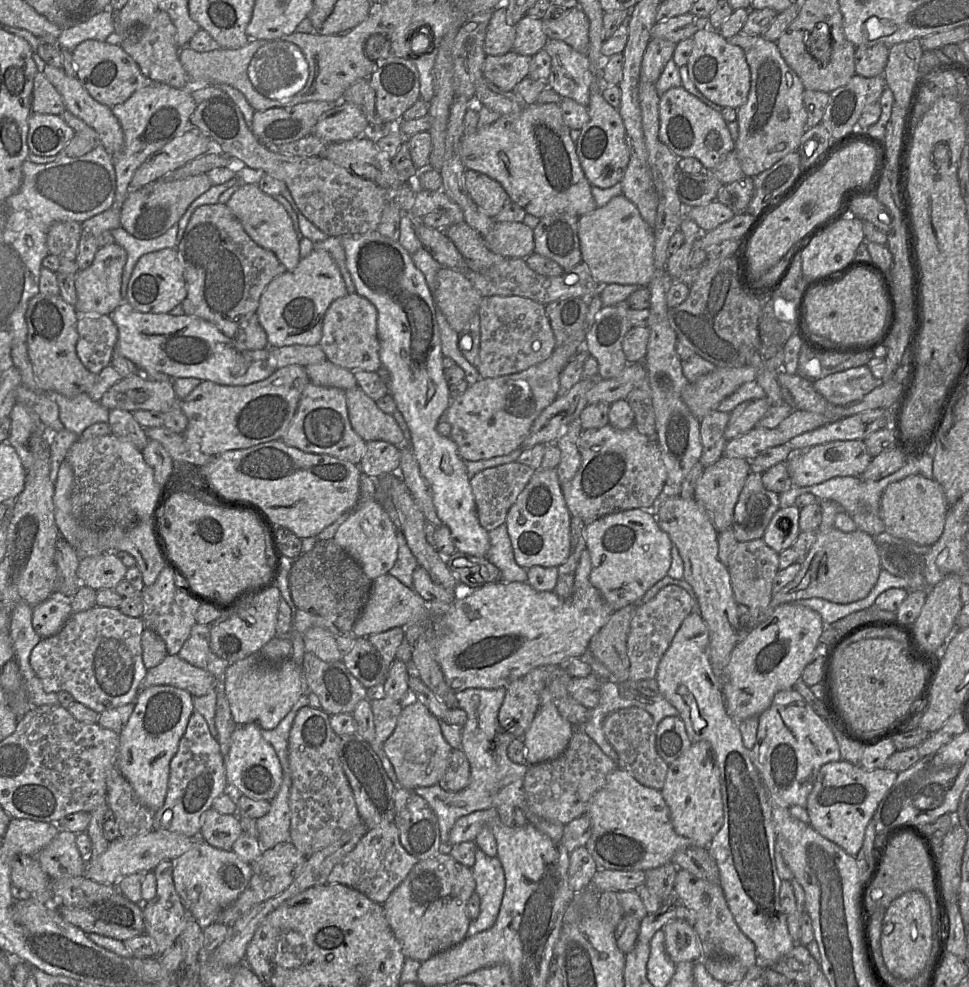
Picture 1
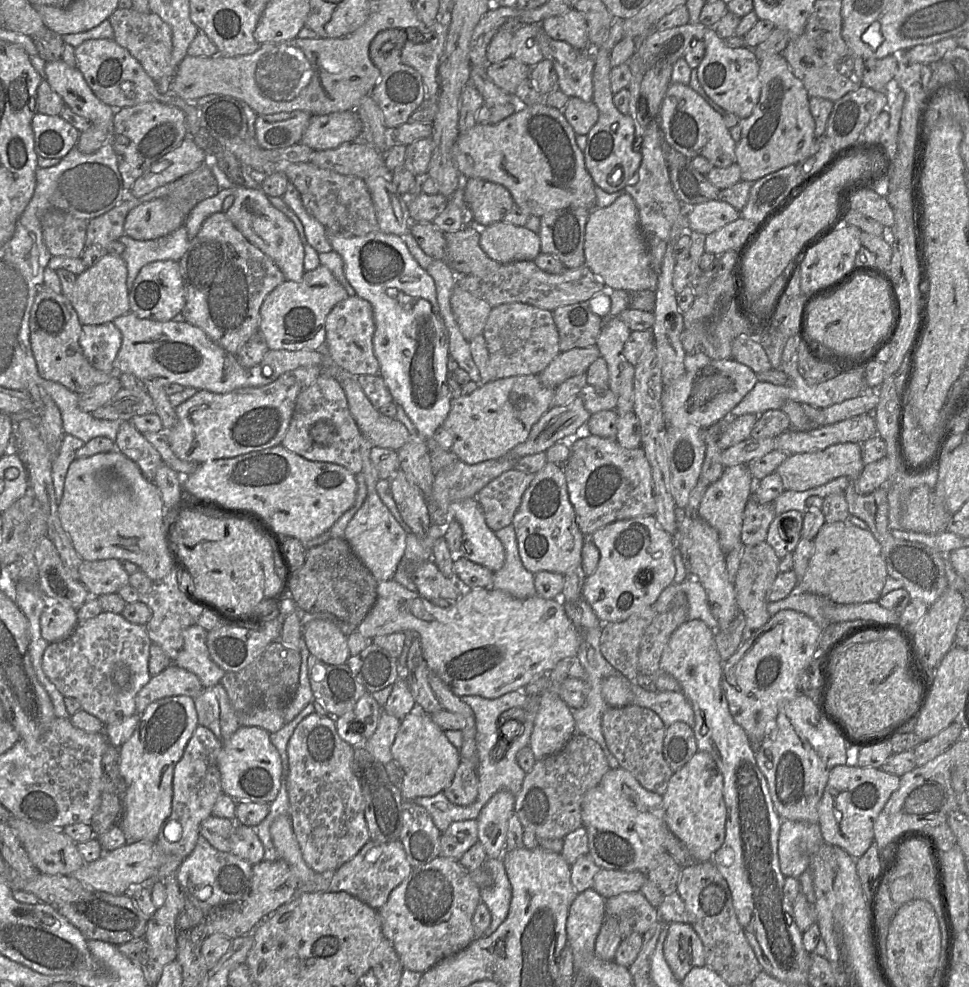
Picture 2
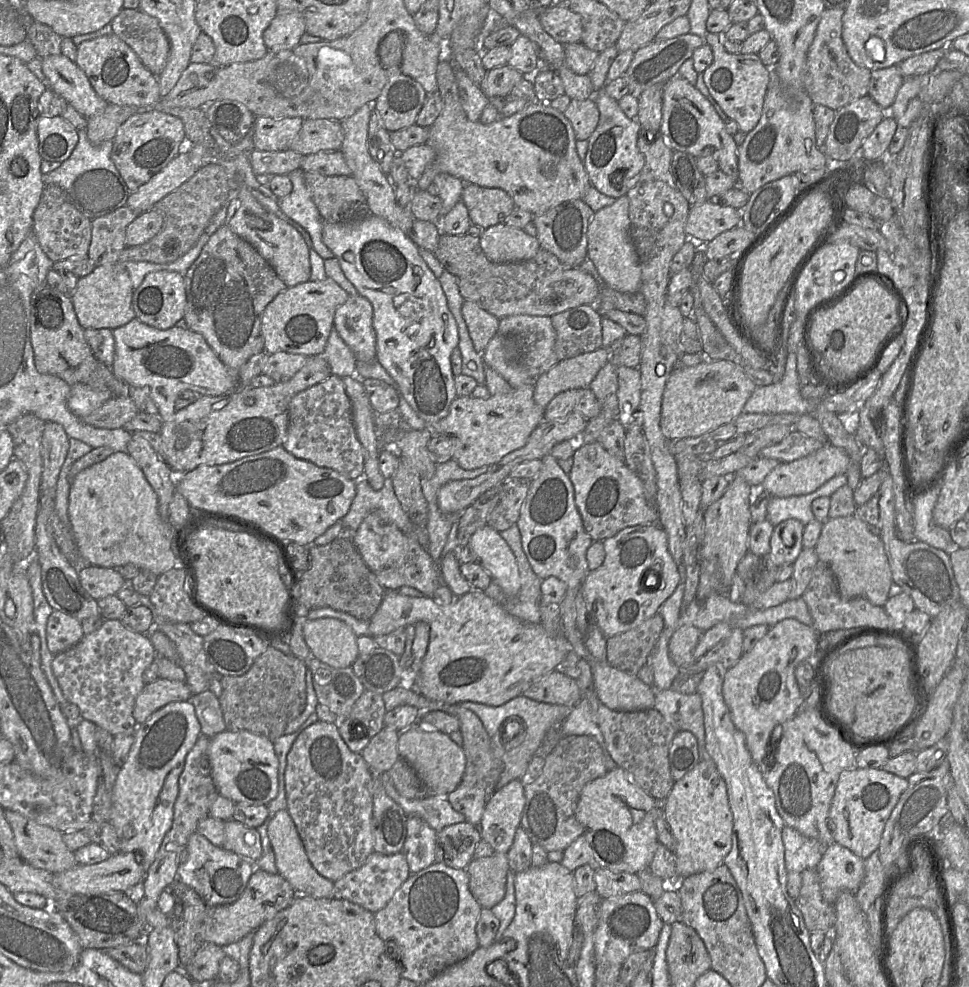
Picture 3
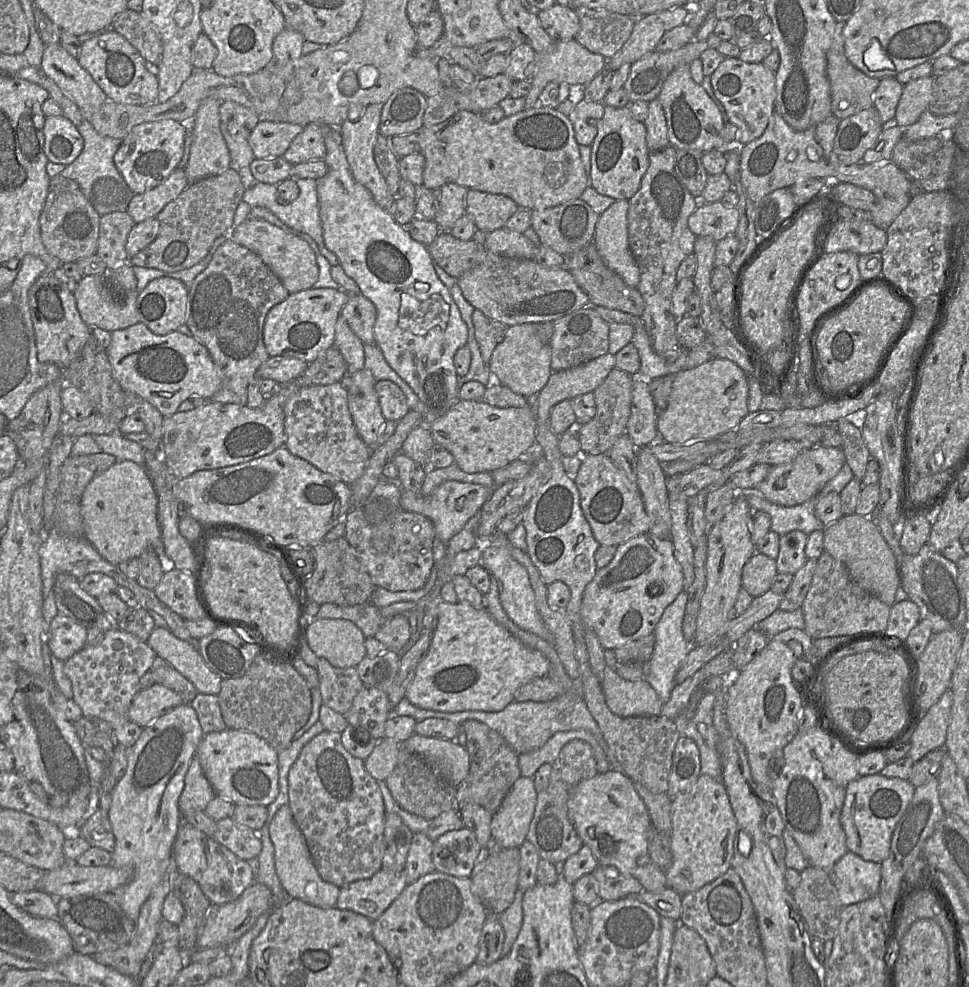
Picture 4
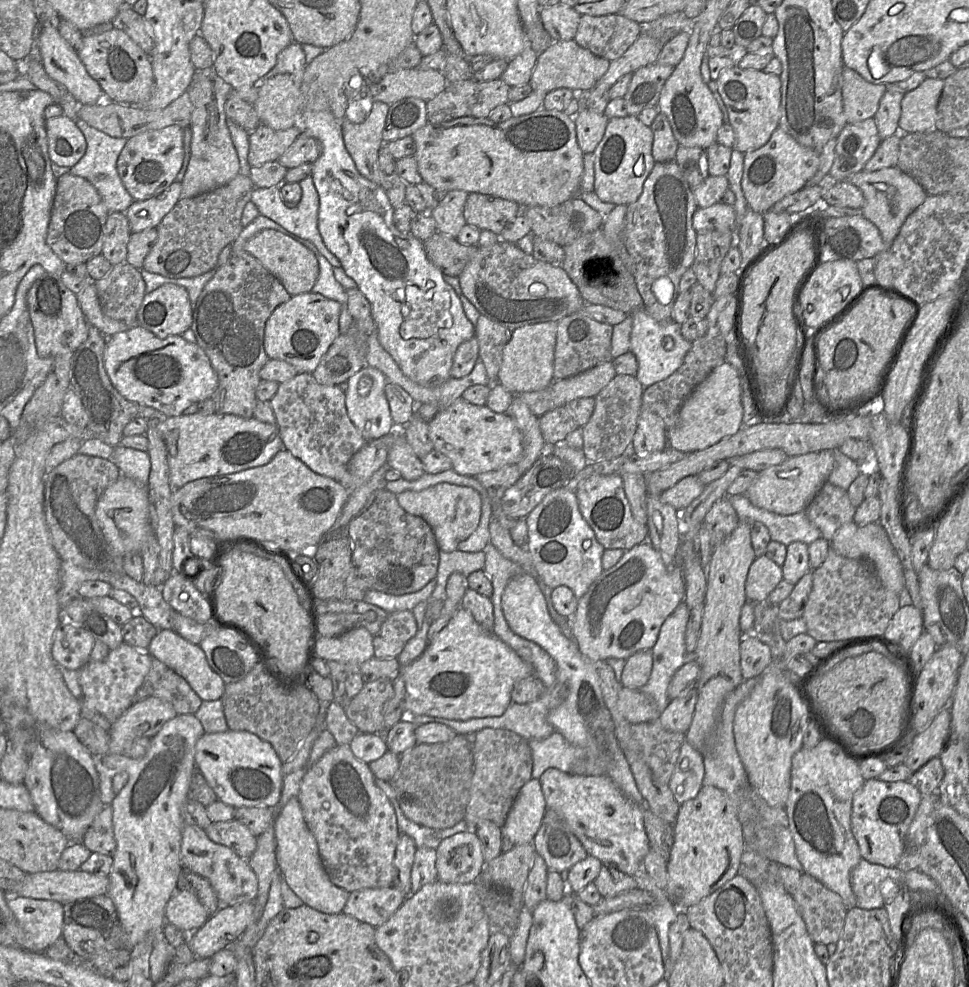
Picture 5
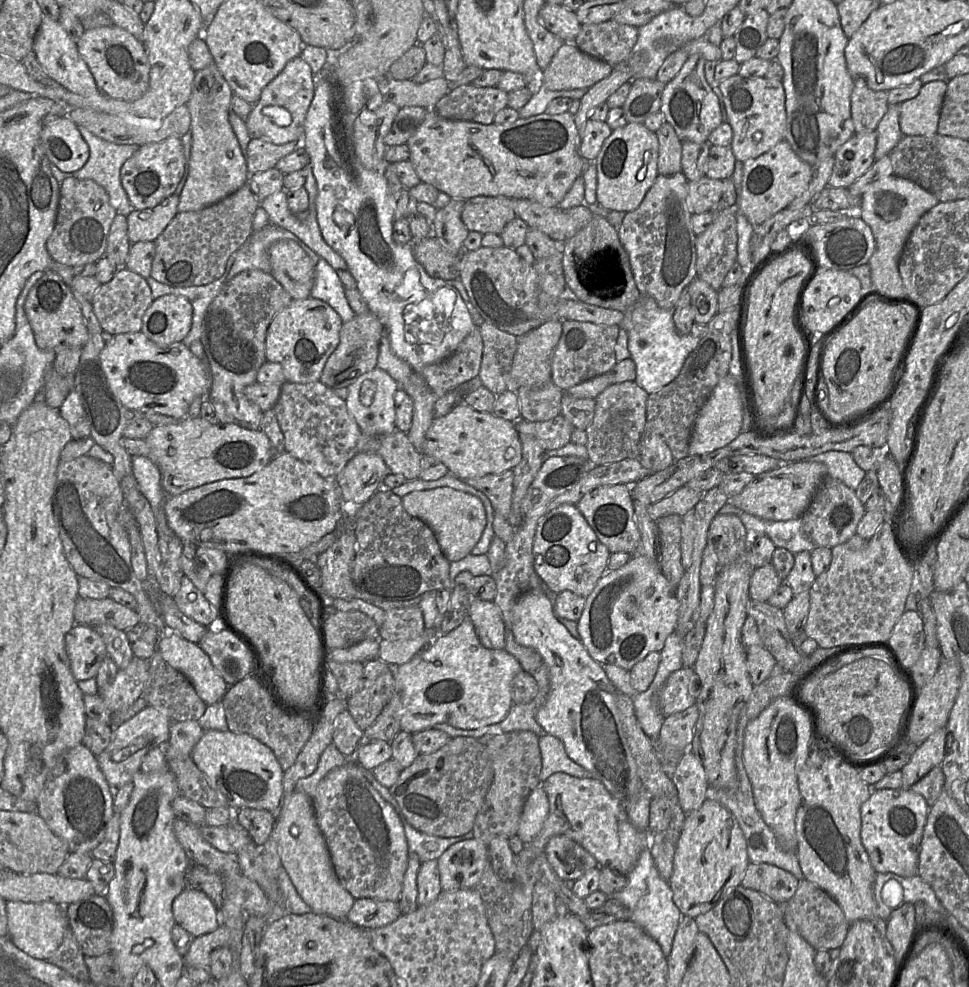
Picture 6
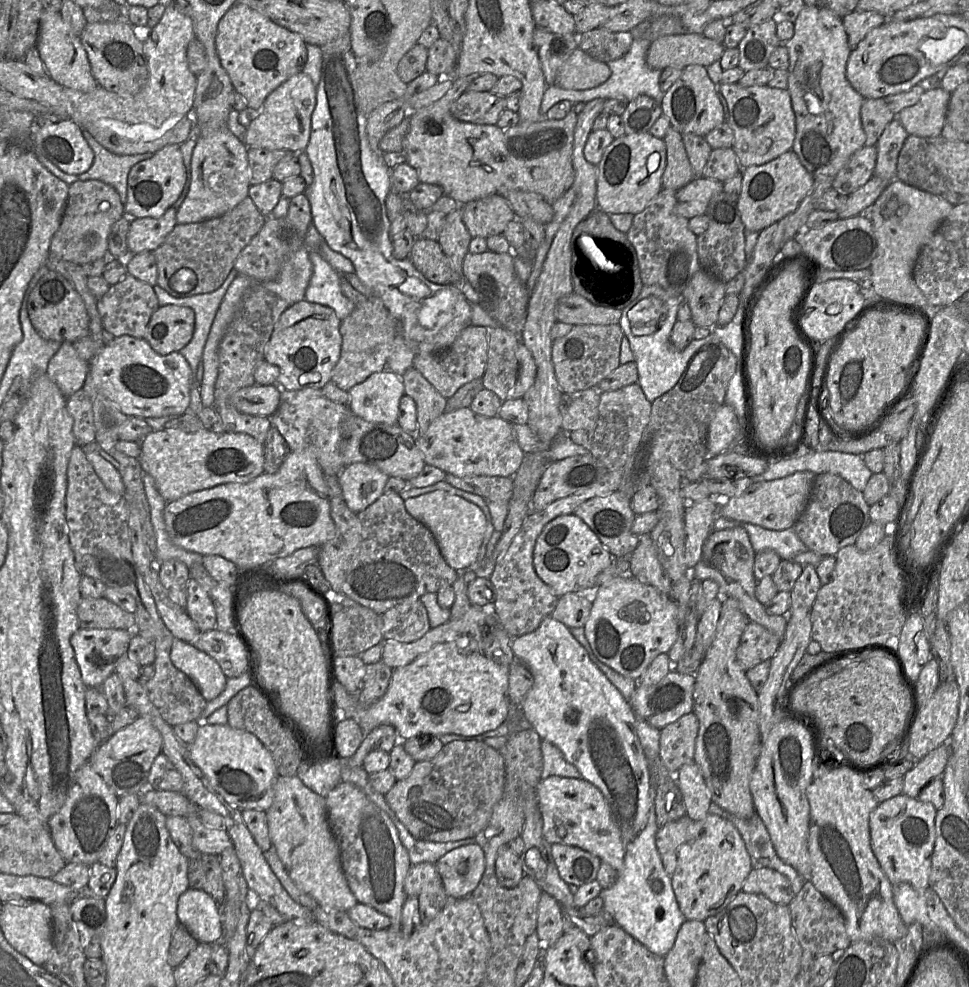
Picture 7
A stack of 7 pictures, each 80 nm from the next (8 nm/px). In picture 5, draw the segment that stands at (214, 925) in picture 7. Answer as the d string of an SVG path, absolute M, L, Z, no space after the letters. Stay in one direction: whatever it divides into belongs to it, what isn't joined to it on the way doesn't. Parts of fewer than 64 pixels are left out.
M176 890L165 909L166 923L172 924L187 934L200 929L209 915L197 896L190 891Z

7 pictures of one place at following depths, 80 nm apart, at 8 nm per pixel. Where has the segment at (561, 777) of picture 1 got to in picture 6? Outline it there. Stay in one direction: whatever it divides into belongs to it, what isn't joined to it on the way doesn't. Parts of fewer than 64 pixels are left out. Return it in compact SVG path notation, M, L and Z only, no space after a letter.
M564 835L553 836L545 845L544 852L554 872L563 881L576 881L599 866L587 850Z

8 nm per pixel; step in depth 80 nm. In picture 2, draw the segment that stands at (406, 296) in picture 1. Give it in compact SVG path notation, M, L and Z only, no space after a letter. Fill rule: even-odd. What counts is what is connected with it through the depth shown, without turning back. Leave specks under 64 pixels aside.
M377 229L368 234L361 236L340 236L336 234L329 234L330 245L332 250L336 251L342 258L344 274L349 283L354 288L356 295L370 302L373 309L373 318L375 325L375 332L373 335L373 349L375 357L379 363L379 374L382 376L389 392L393 397L393 401L400 407L403 408L409 419L413 422L416 433L421 436L428 447L431 466L436 472L442 468L451 465L453 462L458 460L452 450L445 450L441 448L434 440L433 434L435 430L442 426L445 418L447 417L450 408L451 401L454 397L454 392L450 388L447 381L447 360L449 358L449 333L445 326L444 320L440 313L439 305L437 302L436 287L433 278L419 265L415 258L411 255L406 243L403 238L394 234L387 234ZM476 498L453 501L448 506L450 519L454 519L462 527L460 552L468 560L479 564L493 573L500 570L505 562L505 550L495 533L487 526L484 514Z

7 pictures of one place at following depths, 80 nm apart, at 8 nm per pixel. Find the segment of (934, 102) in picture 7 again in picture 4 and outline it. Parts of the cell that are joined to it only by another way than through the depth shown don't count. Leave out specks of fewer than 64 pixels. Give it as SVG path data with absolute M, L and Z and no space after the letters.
M933 76L923 77L904 85L894 119L900 127L914 124L928 110L933 85Z

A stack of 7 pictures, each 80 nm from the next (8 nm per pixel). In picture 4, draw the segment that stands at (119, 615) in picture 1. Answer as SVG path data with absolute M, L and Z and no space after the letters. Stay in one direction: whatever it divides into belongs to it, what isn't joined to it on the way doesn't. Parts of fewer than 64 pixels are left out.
M118 628L104 633L103 640L96 646L86 645L64 662L64 672L72 684L73 700L87 719L100 718L108 722L116 743L128 747L139 739L143 728L128 717L131 703L138 692L142 676L150 671L157 655L147 642Z

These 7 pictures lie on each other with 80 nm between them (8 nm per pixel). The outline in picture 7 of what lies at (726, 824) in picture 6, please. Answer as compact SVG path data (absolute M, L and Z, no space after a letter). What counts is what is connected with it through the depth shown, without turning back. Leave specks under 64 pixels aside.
M709 813L704 820L695 821L689 828L687 840L679 848L676 869L671 876L672 888L685 919L704 922L724 910L742 890L743 882L752 869L744 841L729 820Z

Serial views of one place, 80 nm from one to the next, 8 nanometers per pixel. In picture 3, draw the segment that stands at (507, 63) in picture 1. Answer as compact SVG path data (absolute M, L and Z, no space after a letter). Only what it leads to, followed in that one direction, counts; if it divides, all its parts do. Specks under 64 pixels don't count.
M506 64L487 71L479 88L489 100L506 97L523 78L521 72Z

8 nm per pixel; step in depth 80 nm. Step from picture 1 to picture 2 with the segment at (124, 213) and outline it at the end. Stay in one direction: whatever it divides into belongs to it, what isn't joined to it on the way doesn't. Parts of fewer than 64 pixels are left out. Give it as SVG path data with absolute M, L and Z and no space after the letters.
M154 198L140 202L127 214L123 230L124 234L135 240L153 240L165 236L181 227L185 218L176 209L171 208L164 199Z

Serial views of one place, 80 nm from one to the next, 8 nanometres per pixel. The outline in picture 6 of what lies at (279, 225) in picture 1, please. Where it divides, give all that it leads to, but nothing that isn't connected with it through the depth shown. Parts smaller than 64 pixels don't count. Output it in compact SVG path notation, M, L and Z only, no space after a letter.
M292 240L273 243L268 251L270 274L292 299L310 296L315 280L315 264L307 253Z

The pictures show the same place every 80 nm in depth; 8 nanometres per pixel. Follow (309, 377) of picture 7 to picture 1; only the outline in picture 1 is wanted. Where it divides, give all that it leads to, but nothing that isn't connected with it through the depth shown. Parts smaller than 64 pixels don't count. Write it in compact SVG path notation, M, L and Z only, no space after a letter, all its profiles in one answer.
M314 249L296 268L275 277L264 289L256 316L266 332L268 347L316 346L322 336L323 317L329 305L348 294L340 270L331 255Z

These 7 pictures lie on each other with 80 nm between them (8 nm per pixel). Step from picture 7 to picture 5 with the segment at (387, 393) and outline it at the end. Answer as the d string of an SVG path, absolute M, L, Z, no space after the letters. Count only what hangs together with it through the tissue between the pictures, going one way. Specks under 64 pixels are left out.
M367 365L347 380L345 395L348 416L366 441L378 439L395 428L385 395L387 383L380 370Z

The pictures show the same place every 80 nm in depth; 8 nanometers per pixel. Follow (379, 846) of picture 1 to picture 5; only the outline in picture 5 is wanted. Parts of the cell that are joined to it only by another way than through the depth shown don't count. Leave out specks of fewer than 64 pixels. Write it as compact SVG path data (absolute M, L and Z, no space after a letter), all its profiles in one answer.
M396 885L360 889L349 894L343 913L377 928L400 908L405 898Z

